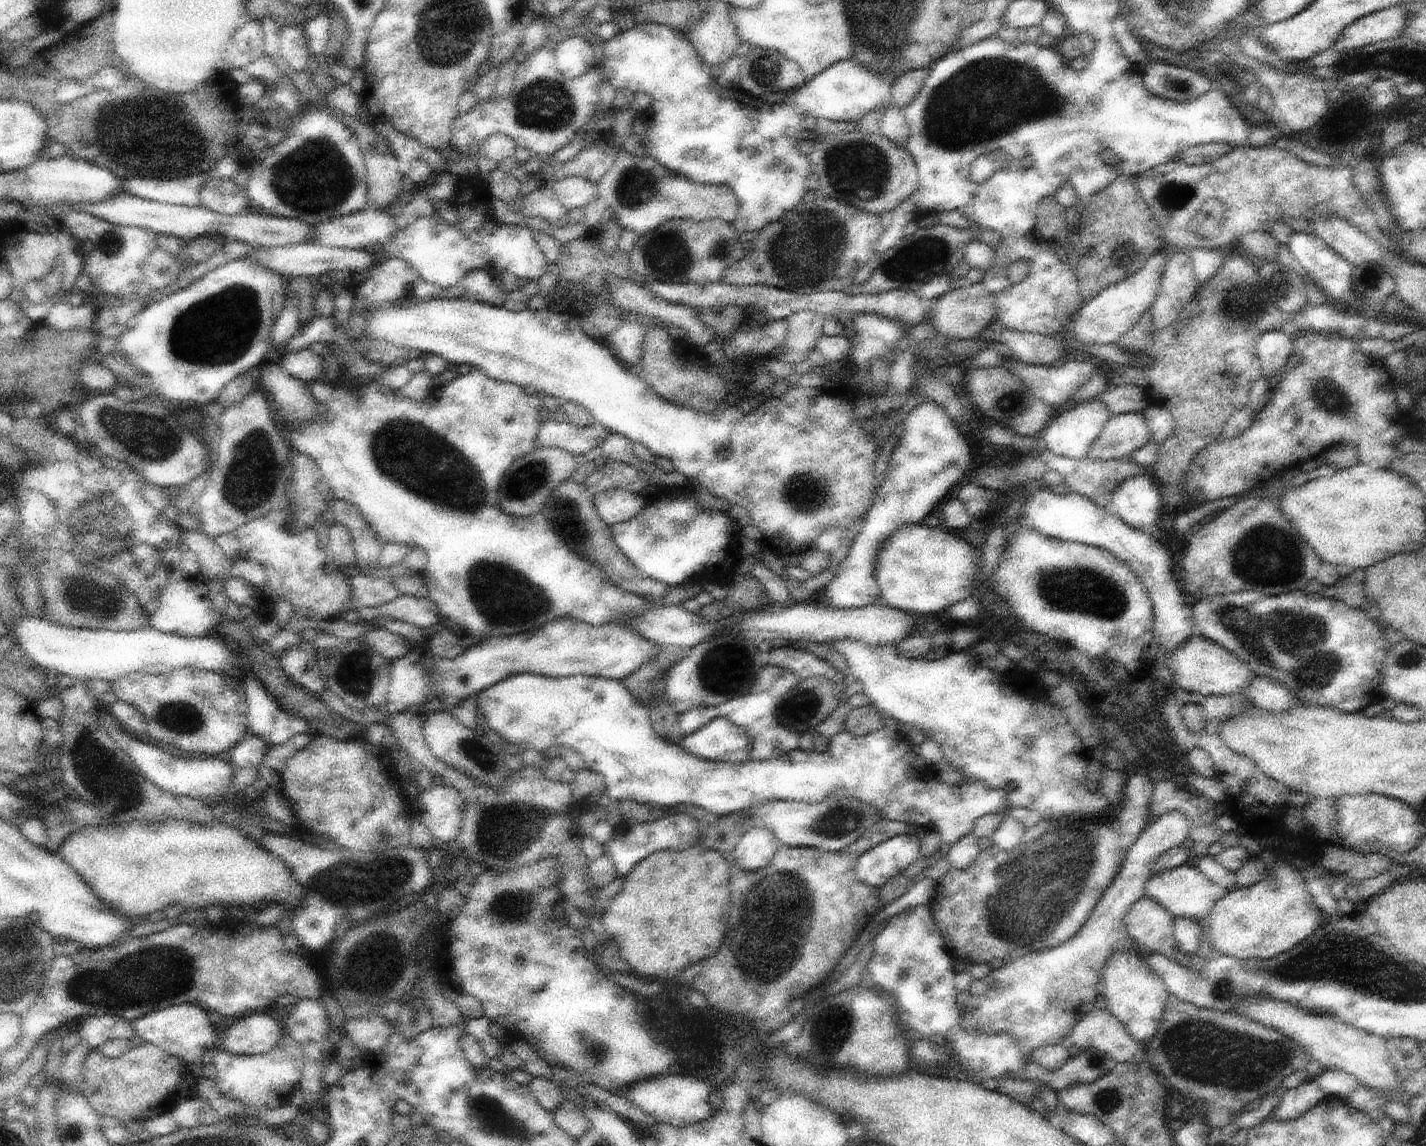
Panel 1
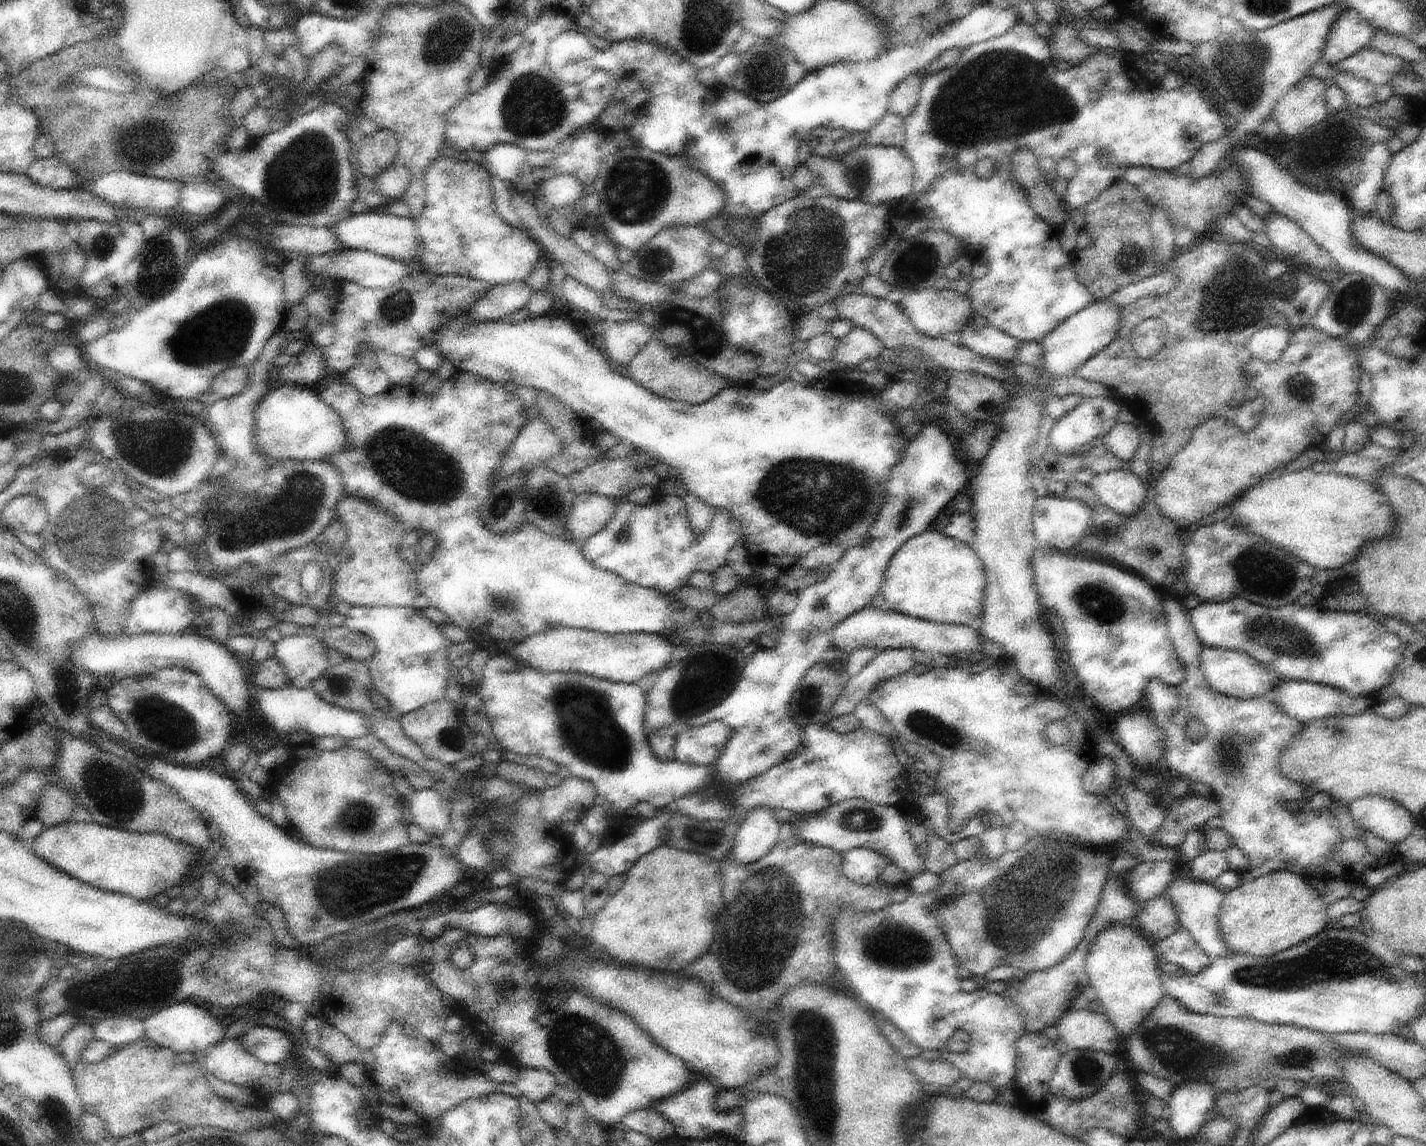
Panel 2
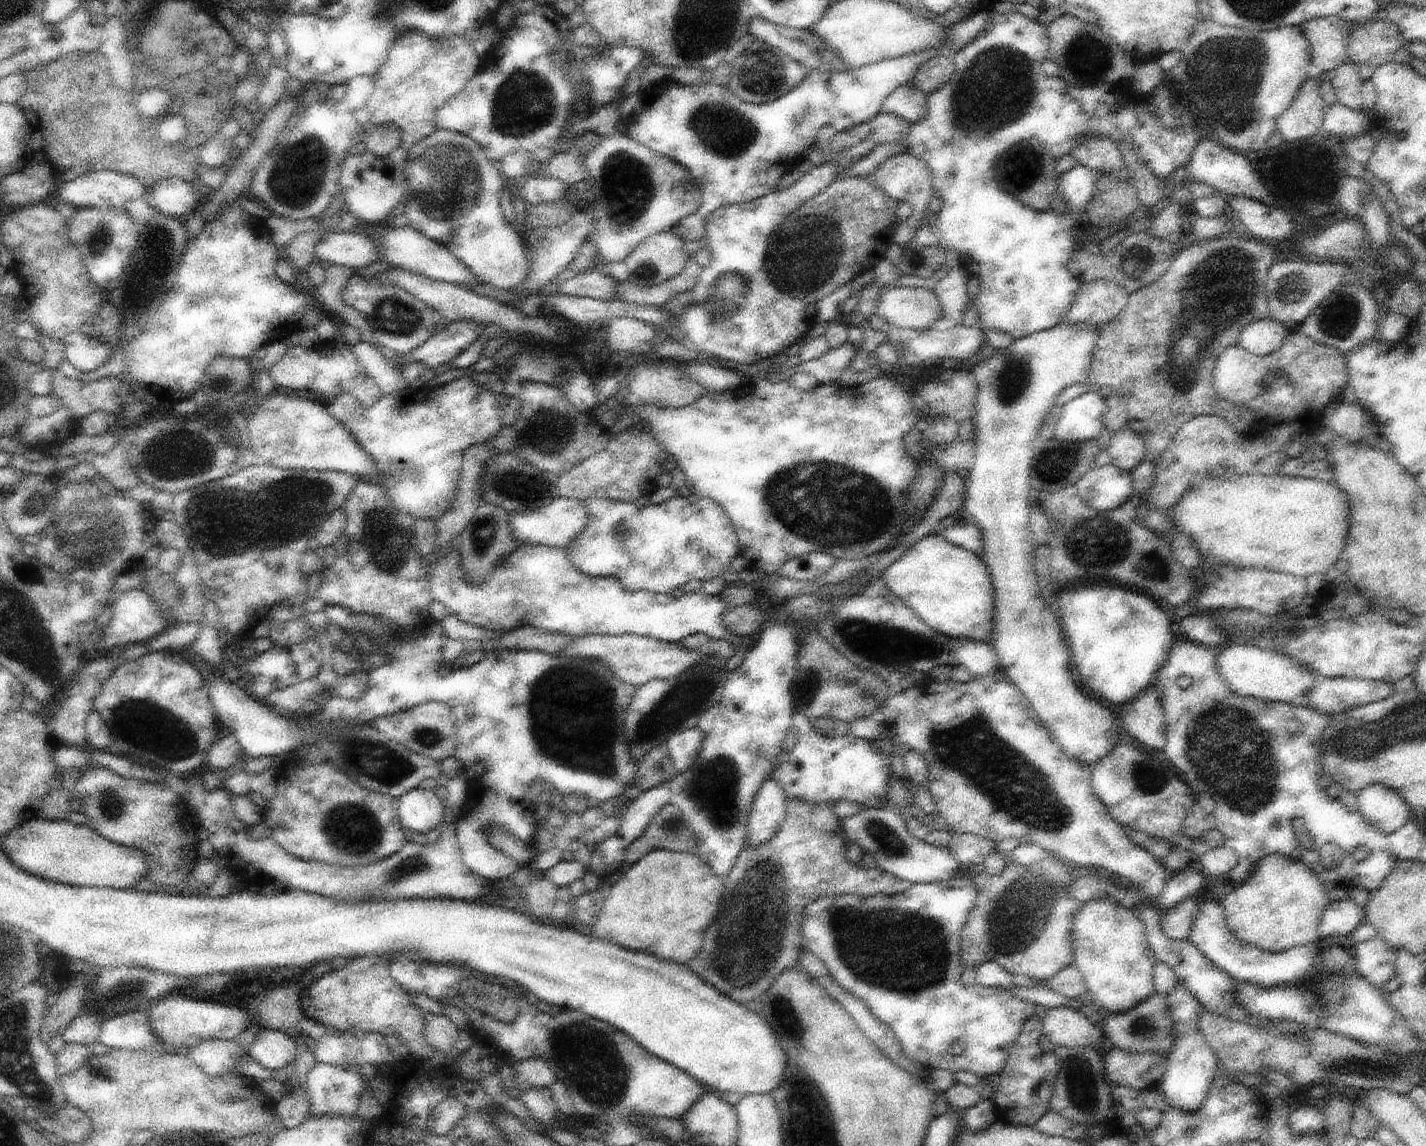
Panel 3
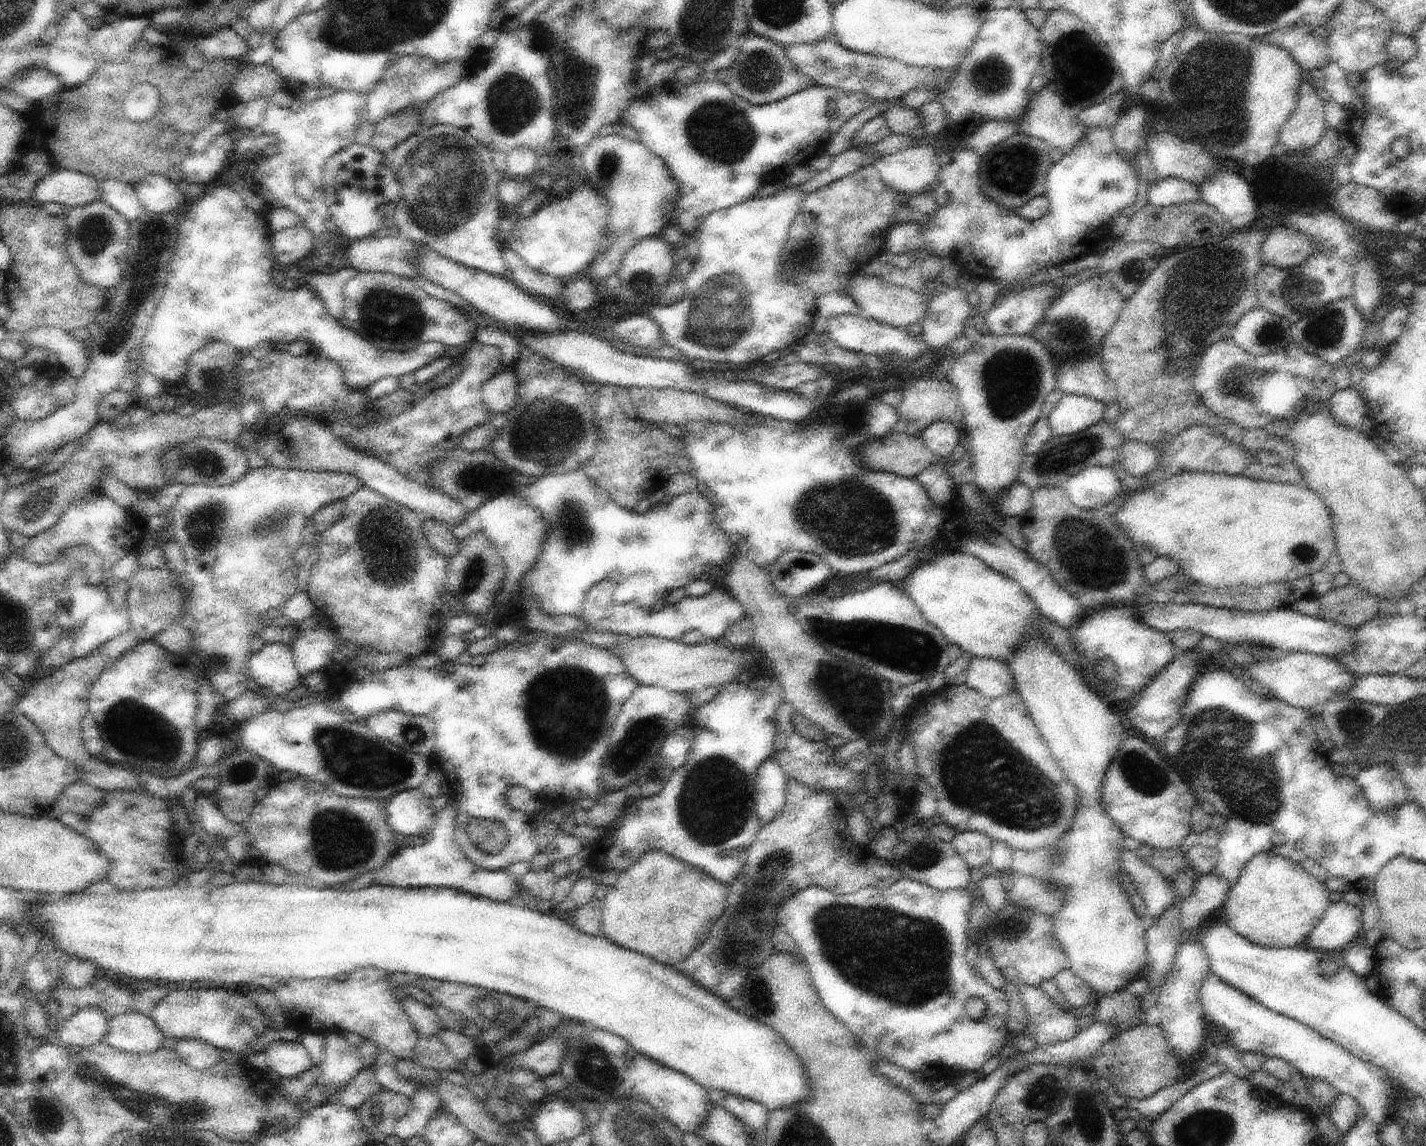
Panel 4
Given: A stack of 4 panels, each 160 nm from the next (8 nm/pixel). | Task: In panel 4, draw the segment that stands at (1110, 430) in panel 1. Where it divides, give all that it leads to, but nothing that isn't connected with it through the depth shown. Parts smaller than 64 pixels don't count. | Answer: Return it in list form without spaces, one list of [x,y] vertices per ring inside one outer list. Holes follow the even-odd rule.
[[[1126,439],[1118,453],[1118,462],[1130,474],[1145,478],[1160,462],[1162,452],[1158,447],[1134,439]]]

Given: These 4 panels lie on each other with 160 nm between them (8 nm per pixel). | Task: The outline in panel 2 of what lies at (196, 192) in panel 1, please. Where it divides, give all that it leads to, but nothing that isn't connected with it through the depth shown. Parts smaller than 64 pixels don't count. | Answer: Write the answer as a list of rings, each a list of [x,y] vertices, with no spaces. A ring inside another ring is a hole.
[[[110,172],[110,174],[100,175],[100,178],[94,182],[82,184],[82,188],[117,205],[165,213],[170,210],[180,211],[183,182],[149,177],[138,173]]]

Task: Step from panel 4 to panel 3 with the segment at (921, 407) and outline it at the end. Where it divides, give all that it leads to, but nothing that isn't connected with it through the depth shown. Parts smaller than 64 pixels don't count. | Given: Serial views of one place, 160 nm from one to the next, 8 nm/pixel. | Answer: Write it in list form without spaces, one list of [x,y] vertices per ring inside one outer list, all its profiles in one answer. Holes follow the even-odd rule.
[[[962,368],[956,369],[949,381],[926,382],[918,394],[930,405],[932,417],[952,417],[960,424],[975,417],[978,391],[974,373]]]

